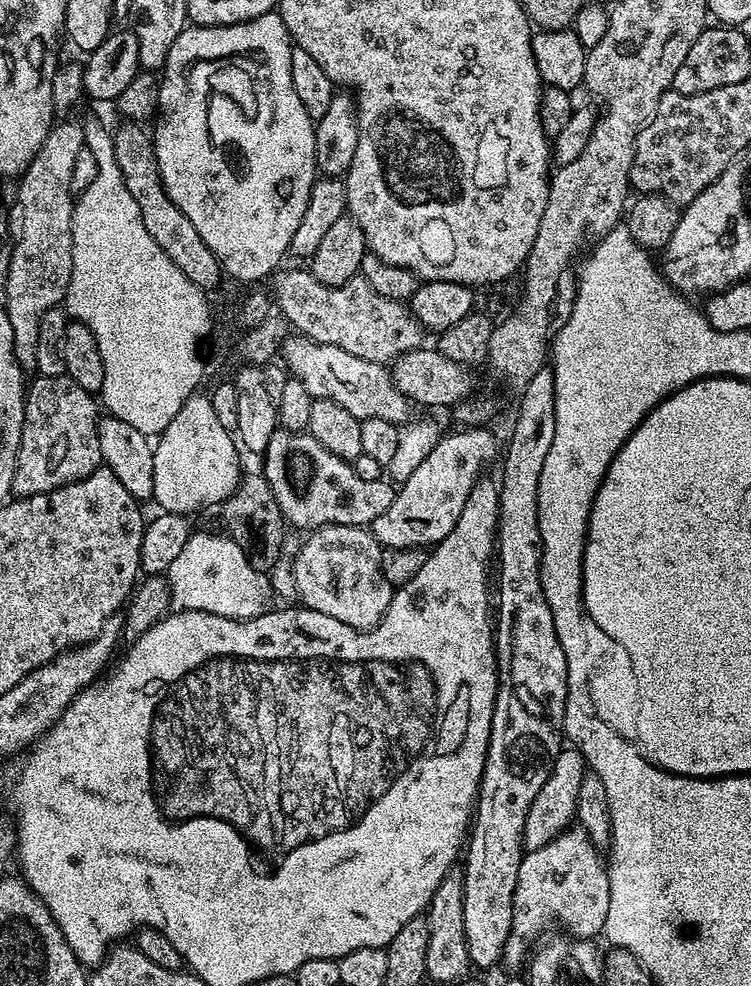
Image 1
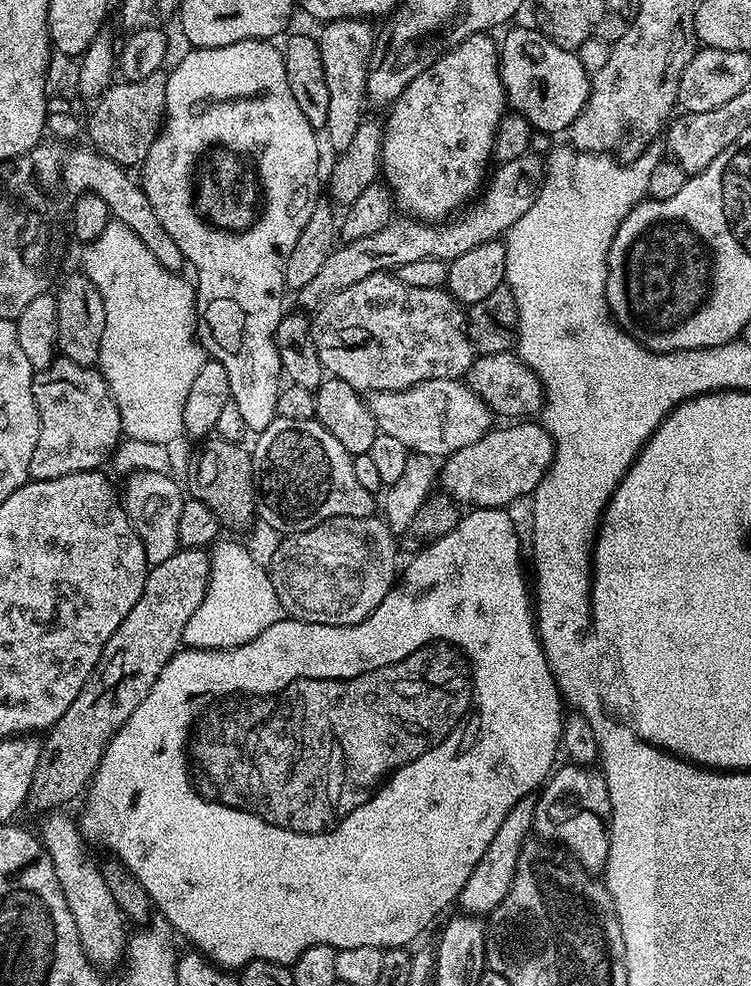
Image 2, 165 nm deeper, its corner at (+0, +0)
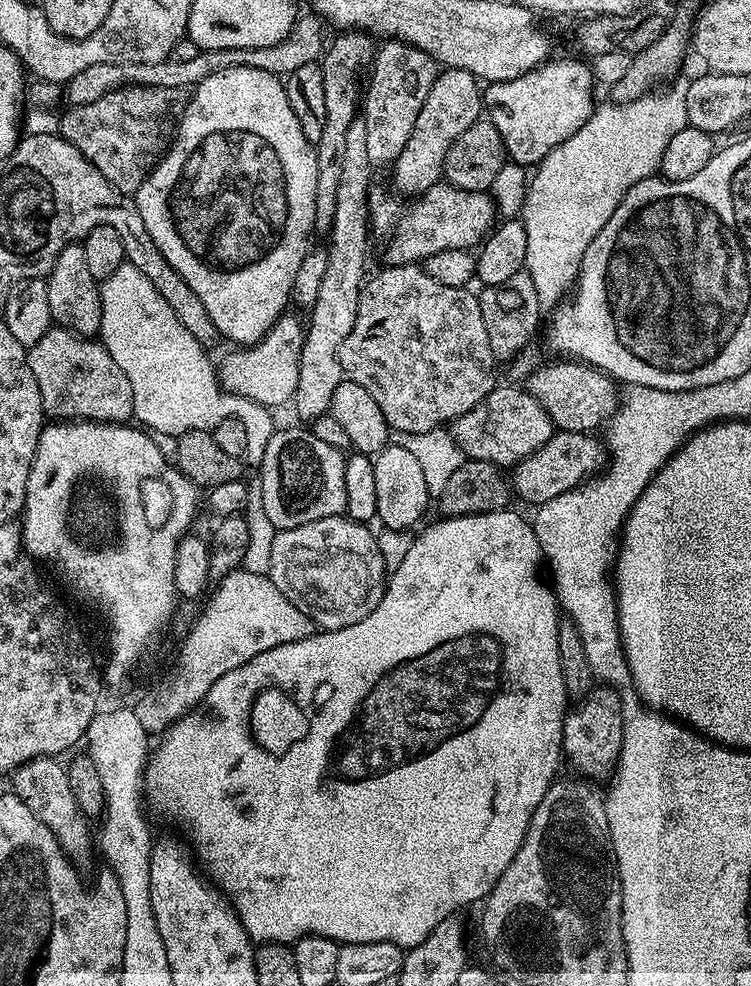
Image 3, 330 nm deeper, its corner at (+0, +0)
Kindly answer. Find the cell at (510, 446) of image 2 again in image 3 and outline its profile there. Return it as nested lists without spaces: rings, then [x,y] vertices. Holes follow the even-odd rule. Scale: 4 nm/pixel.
[[[553,431],[550,442],[525,460],[519,460],[510,472],[512,491],[521,496],[531,506],[539,506],[550,502],[550,498],[558,498],[558,494],[566,494],[579,484],[595,477],[605,467],[606,448],[595,435],[587,432]]]

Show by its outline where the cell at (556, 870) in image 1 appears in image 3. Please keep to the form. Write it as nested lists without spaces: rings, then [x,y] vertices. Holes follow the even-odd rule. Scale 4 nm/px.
[[[607,686],[597,687],[579,701],[580,708],[571,709],[564,718],[564,747],[562,756],[572,763],[573,773],[588,772],[587,779],[600,782],[604,772],[611,773],[620,762],[622,721],[620,719],[620,694]]]

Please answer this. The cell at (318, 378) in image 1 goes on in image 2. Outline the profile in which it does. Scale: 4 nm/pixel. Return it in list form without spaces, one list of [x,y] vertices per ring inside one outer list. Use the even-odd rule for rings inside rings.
[[[423,380],[406,390],[374,392],[367,397],[380,432],[399,438],[409,453],[437,458],[452,456],[462,446],[478,442],[494,427],[494,413],[483,398],[460,380]]]

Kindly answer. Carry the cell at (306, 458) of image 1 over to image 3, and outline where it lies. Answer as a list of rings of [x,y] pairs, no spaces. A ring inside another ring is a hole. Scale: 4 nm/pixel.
[[[277,427],[270,442],[266,442],[266,454],[258,465],[262,506],[266,510],[266,518],[270,518],[278,530],[345,515],[345,453],[322,442],[311,430],[304,428]]]

